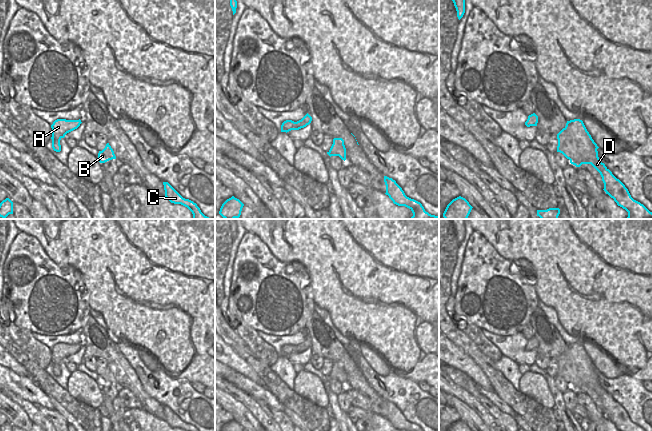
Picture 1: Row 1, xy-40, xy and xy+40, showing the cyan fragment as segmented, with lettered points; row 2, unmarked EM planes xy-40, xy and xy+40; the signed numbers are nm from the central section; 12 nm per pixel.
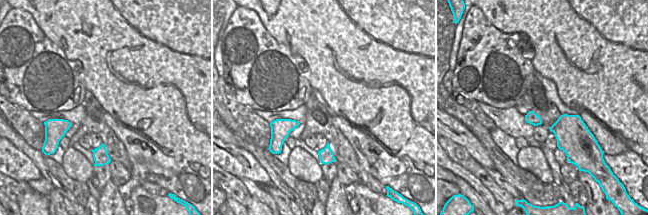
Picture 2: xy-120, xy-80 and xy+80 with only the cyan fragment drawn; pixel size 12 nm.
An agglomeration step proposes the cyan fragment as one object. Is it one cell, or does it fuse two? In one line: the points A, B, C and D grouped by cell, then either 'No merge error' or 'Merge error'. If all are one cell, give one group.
Groups: A B C D. No merge error.

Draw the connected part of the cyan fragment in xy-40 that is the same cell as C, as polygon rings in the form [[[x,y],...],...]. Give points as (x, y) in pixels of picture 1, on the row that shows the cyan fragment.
[[[163,182],[165,197],[171,203],[181,204],[187,207],[193,214],[193,219],[215,219],[205,216],[196,203],[189,199],[183,198],[168,182]]]

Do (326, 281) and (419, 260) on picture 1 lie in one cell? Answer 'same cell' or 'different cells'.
same cell

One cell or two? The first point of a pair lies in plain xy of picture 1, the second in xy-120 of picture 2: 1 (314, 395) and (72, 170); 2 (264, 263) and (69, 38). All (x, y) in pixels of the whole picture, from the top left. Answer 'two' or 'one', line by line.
1: one
2: two

